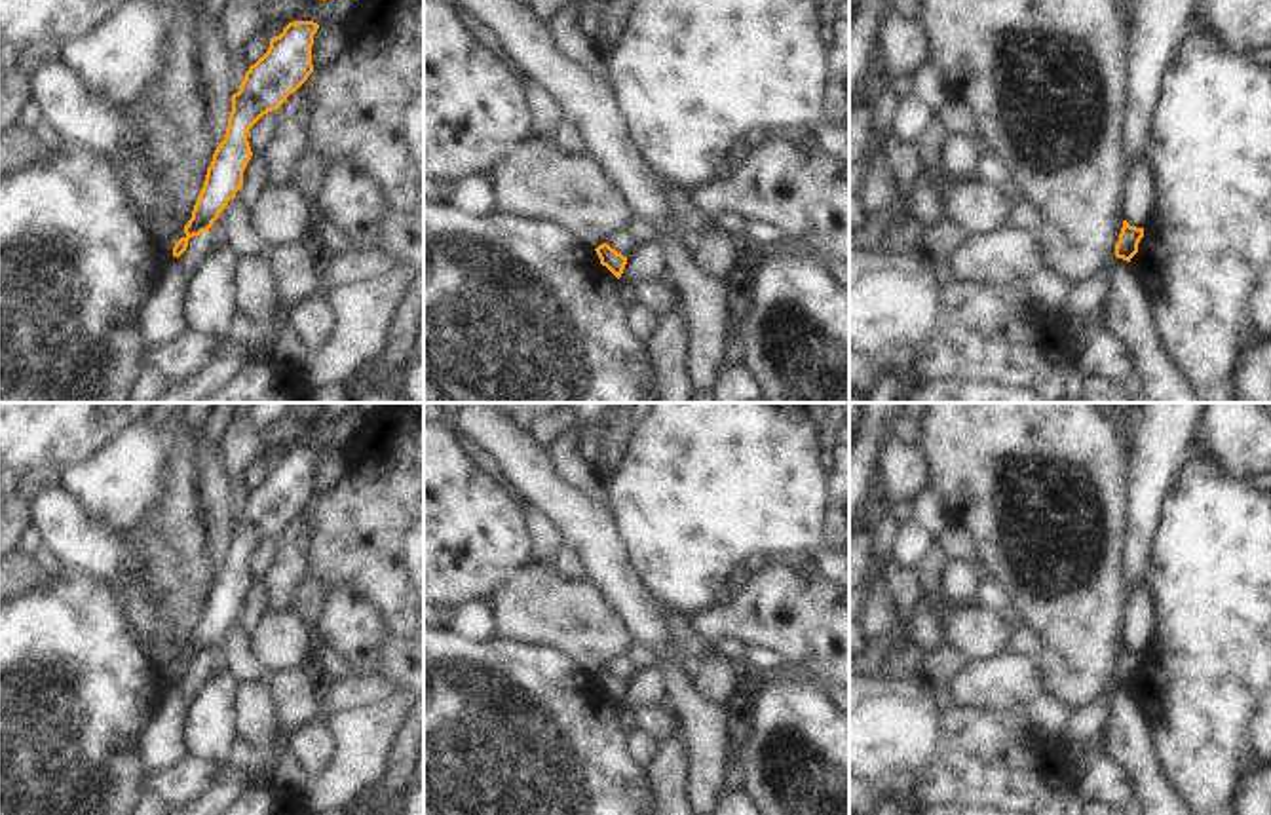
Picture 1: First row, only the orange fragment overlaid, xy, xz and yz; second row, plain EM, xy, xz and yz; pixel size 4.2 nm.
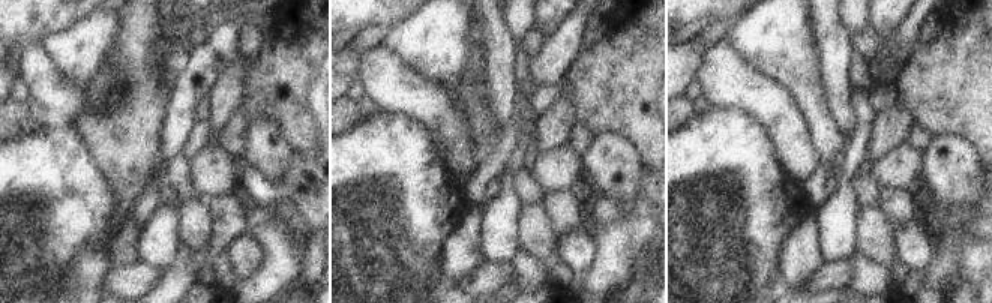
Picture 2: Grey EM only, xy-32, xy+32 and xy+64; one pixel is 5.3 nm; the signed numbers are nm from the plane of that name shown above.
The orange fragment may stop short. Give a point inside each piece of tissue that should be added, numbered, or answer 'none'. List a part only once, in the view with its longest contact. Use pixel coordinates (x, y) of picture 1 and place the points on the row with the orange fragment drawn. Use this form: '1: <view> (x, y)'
none

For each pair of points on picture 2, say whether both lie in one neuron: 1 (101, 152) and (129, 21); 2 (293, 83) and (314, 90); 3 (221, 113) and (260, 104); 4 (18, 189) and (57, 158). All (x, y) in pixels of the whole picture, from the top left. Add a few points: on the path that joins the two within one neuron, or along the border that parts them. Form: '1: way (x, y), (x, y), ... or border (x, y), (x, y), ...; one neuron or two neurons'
1: way (122, 119), (138, 83), (135, 54); one neuron
2: border (314, 71), (305, 98), (305, 107), (312, 122); two neurons
3: border (246, 71), (242, 102), (239, 105); two neurons
4: way (27, 188), (48, 167); one neuron

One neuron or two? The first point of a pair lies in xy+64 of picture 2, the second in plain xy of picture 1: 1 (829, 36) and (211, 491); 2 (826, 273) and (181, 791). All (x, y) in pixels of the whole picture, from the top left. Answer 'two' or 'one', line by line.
1: one
2: one

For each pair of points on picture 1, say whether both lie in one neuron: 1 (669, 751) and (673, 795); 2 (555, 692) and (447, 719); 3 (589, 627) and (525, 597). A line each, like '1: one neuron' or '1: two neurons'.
1: one neuron
2: one neuron
3: one neuron

